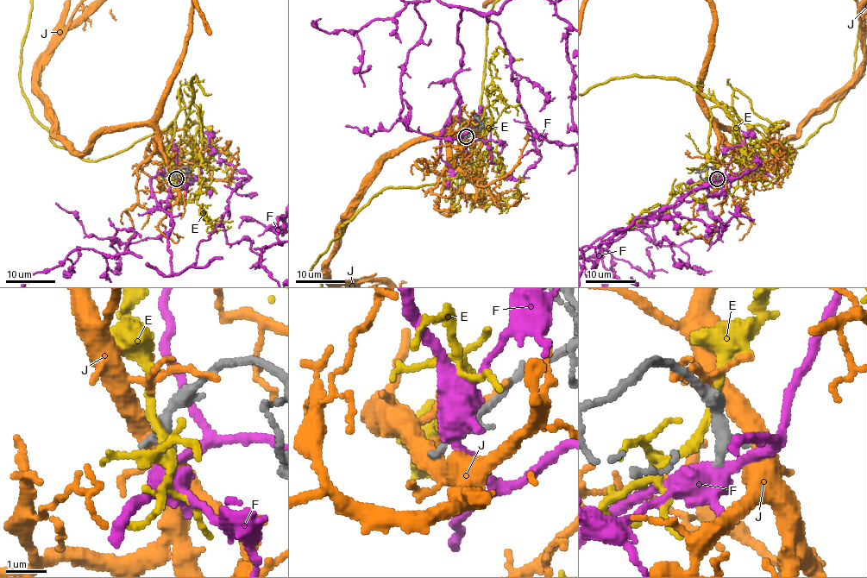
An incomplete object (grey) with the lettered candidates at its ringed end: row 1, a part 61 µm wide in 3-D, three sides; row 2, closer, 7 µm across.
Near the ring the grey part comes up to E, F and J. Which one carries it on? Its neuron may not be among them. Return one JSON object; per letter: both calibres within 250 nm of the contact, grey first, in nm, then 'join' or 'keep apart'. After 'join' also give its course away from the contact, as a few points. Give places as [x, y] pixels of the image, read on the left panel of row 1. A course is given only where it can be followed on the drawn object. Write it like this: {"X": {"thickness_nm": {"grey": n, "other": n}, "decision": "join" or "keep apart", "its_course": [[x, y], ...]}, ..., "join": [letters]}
{"E": {"thickness_nm": {"grey": 480, "other": 220}, "decision": "keep apart"}, "F": {"thickness_nm": {"grey": 380, "other": 400}, "decision": "keep apart"}, "J": {"thickness_nm": {"grey": 400, "other": 400}, "decision": "keep apart"}, "join": []}

